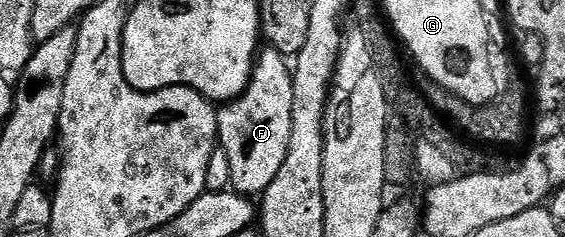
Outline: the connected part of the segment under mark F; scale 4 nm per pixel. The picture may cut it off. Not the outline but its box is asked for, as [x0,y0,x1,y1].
[218,49,293,197]

